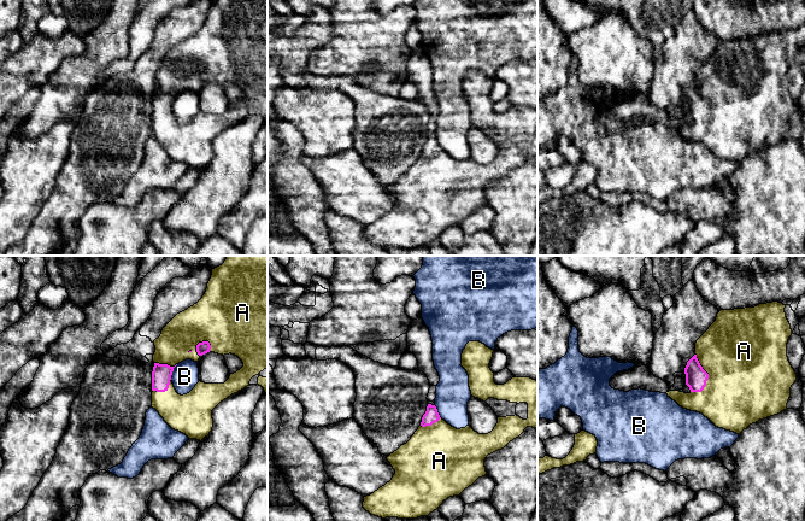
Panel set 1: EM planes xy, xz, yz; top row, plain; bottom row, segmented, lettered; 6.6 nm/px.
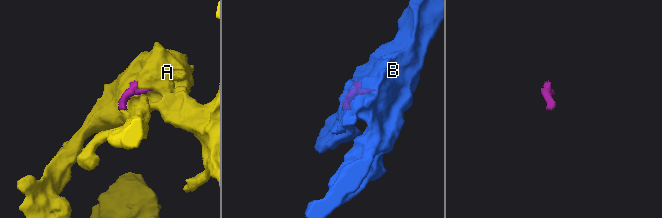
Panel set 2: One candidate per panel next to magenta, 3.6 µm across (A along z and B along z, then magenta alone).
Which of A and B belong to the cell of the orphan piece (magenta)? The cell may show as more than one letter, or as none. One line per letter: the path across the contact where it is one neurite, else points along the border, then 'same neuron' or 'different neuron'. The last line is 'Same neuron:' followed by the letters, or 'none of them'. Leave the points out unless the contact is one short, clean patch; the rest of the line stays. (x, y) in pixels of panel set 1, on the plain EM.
A: same neuron
B: different neuron
Same neuron: A

